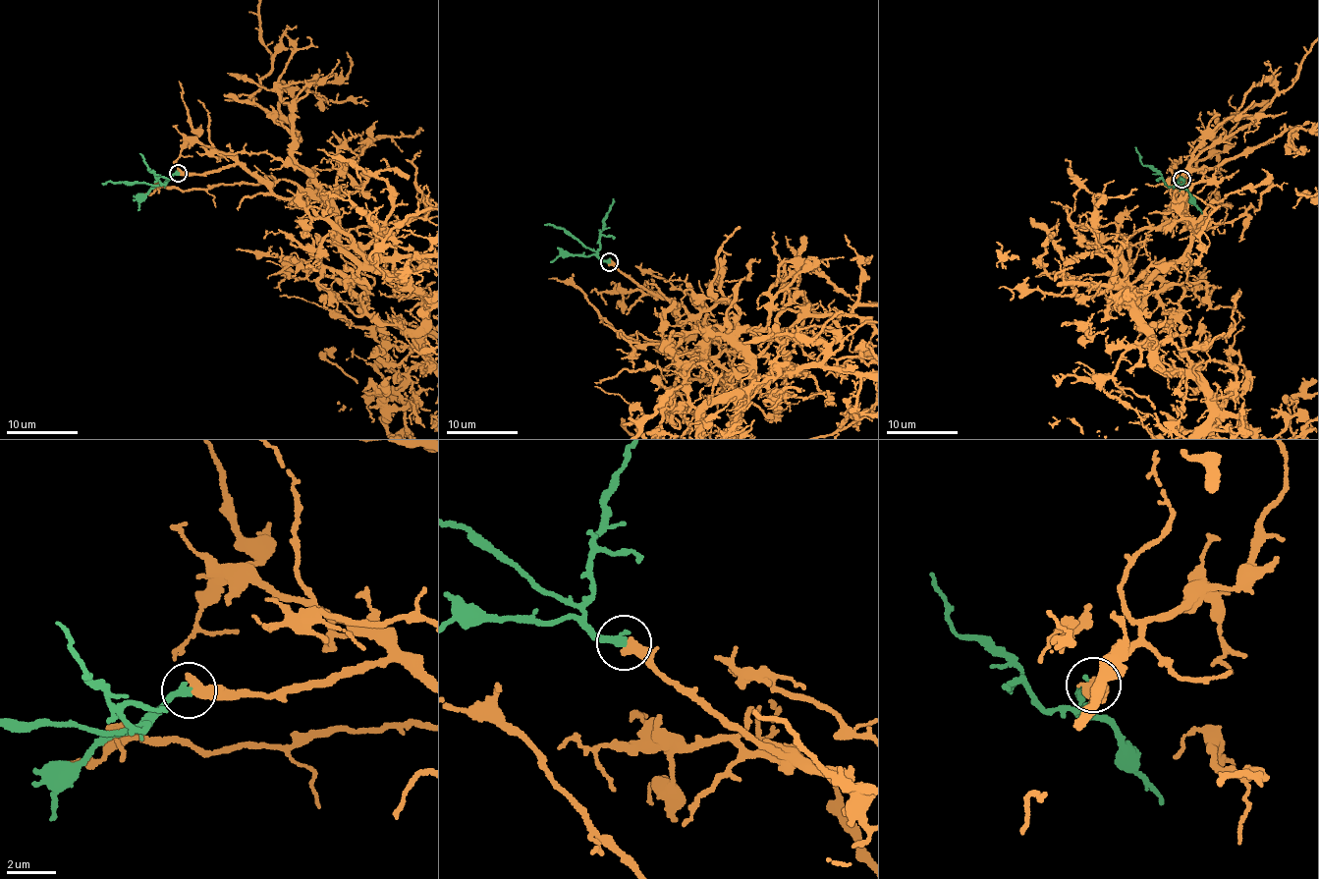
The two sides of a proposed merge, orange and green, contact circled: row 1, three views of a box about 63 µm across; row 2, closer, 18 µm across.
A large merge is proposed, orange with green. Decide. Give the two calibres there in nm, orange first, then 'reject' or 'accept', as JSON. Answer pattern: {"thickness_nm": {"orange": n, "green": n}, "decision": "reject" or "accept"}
{"thickness_nm": {"orange": 480, "green": 340}, "decision": "accept"}

